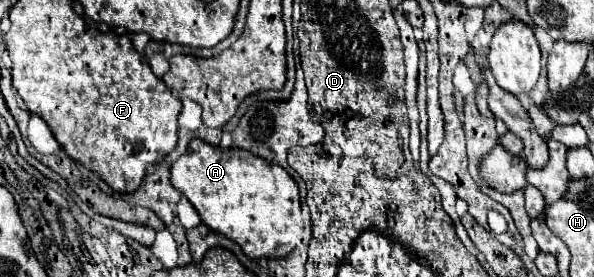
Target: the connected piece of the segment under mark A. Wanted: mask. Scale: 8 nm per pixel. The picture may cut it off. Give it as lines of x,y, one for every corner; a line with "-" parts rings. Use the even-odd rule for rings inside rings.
193,139
189,143
189,149
171,165
171,183
175,189
179,189
191,205
197,209
201,221
233,239
241,245
243,253
249,259
261,259
261,257
285,257
289,255
299,237
303,235
303,219
301,219
301,205
299,205
299,187
295,179
279,165
269,165
261,157
243,151
243,149
219,149
203,139

